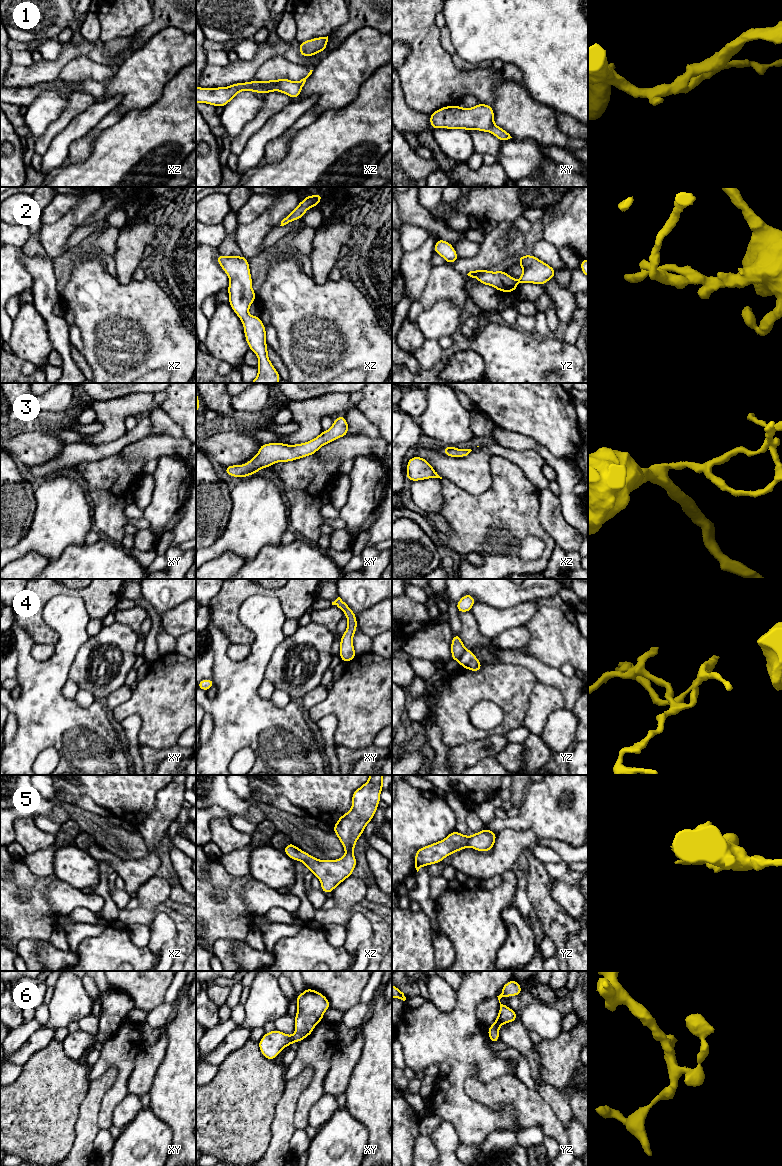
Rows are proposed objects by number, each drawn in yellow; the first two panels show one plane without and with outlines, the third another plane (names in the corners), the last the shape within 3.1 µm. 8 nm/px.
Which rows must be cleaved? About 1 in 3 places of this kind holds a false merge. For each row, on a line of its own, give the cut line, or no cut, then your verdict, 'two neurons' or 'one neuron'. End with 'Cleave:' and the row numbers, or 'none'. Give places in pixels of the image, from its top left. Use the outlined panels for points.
1: no cut | one neuron
2: no cut | one neuron
3: no cut | one neuron
4: yz (466, 649), (458, 660) | two neurons
5: no cut | one neuron
6: no cut | one neuron
Cleave: 4

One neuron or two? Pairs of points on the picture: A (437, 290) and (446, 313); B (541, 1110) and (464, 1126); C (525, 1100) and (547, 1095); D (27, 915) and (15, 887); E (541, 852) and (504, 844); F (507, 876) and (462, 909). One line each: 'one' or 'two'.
A: two
B: two
C: two
D: one
E: two
F: one

